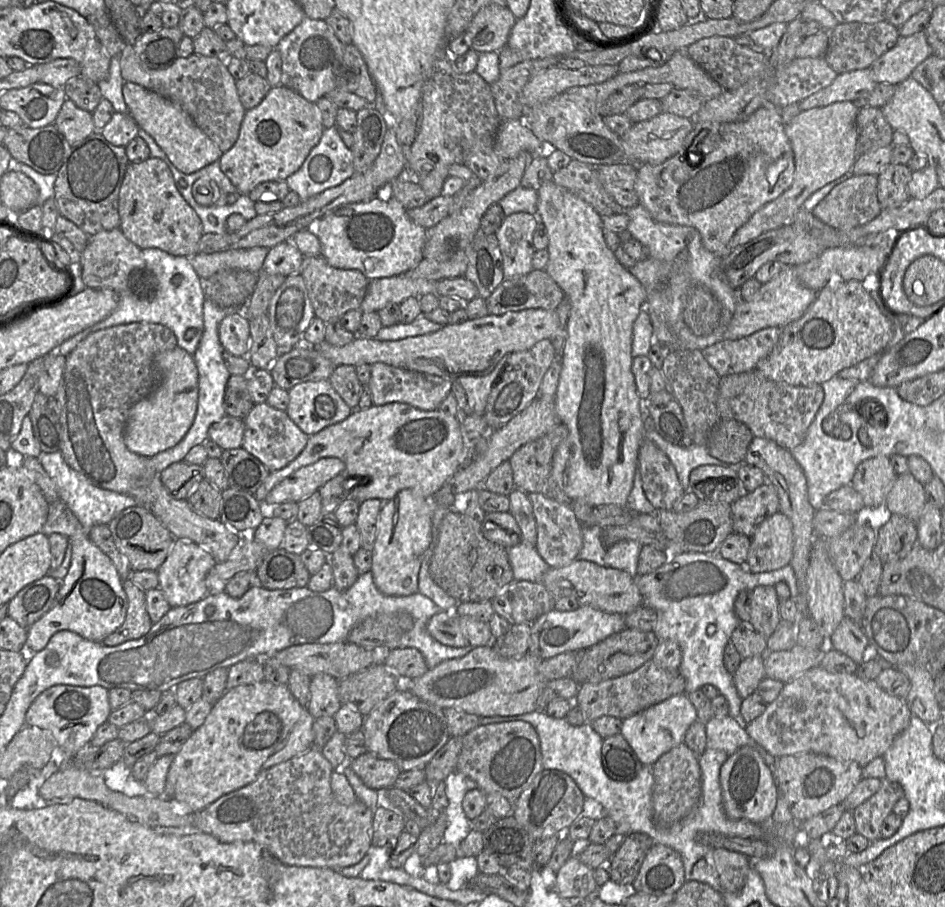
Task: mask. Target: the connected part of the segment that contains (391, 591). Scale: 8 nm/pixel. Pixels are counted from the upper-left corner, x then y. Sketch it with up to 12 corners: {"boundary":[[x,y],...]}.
{"boundary":[[411,489],[383,501],[371,572],[389,596],[418,592],[433,504]]}

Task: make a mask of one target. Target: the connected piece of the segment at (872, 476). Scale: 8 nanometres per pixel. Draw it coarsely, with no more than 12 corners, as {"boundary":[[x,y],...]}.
{"boundary":[[890,457],[859,464],[851,485],[865,507],[885,504],[897,474]]}

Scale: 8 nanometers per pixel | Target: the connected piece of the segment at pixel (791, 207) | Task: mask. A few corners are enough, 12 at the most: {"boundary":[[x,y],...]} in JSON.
{"boundary":[[842,101],[786,122],[793,183],[732,236],[728,255],[791,223],[851,172],[859,107]]}

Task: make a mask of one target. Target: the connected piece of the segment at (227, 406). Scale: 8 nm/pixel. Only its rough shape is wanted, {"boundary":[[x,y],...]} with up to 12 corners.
{"boundary":[[230,376],[227,416],[245,419],[255,405],[248,376]]}

